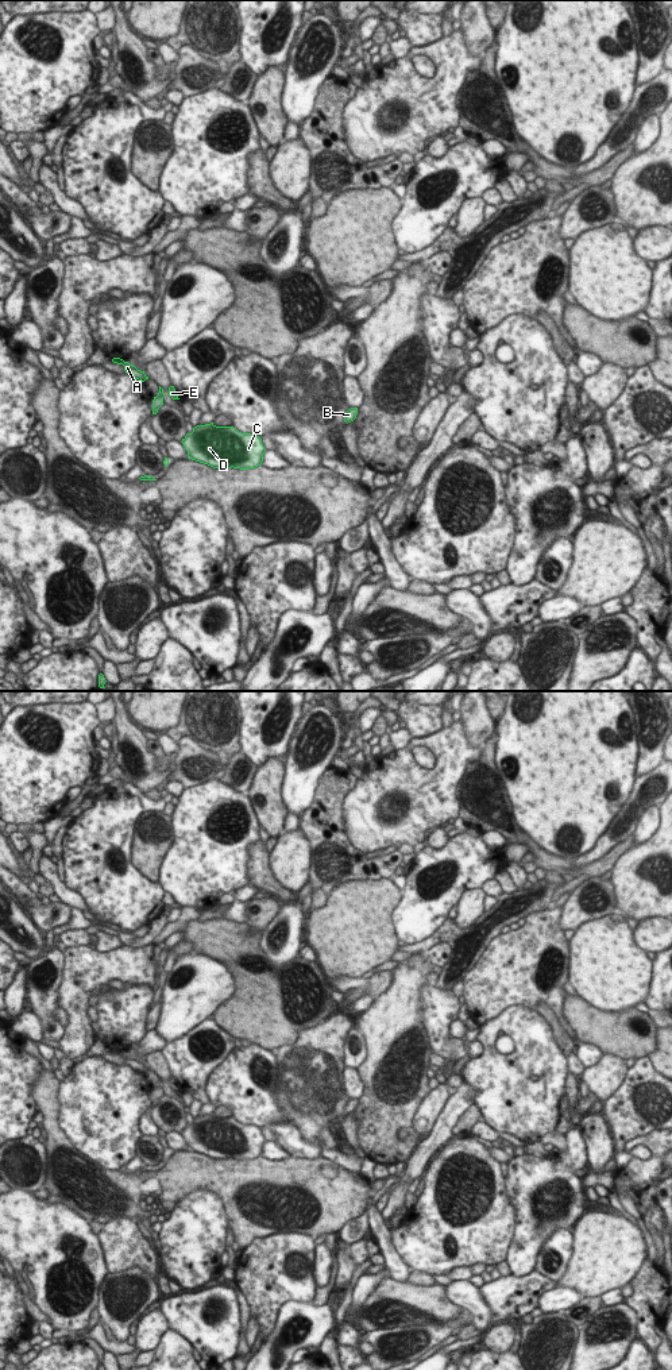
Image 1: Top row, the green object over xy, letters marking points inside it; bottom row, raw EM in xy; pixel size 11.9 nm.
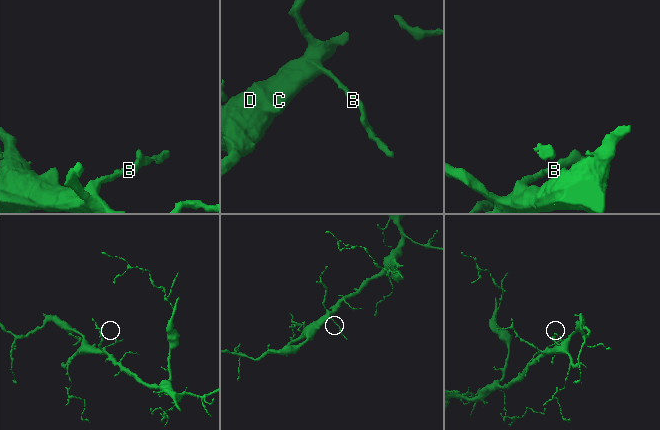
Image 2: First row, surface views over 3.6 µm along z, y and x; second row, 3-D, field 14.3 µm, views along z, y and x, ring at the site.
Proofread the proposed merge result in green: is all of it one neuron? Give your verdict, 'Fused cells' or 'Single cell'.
Fused cells.

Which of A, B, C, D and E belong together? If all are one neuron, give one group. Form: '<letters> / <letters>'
A E / B C D

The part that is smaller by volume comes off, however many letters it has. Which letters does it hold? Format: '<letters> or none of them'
A, E

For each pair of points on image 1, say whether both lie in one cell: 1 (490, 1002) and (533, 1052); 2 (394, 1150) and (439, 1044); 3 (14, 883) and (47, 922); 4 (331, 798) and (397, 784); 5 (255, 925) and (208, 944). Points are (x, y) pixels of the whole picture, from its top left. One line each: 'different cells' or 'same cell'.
1: different cells
2: different cells
3: same cell
4: different cells
5: different cells

